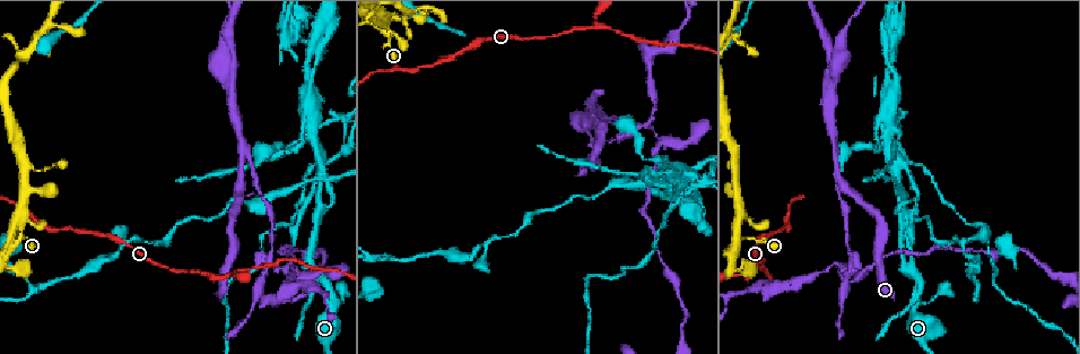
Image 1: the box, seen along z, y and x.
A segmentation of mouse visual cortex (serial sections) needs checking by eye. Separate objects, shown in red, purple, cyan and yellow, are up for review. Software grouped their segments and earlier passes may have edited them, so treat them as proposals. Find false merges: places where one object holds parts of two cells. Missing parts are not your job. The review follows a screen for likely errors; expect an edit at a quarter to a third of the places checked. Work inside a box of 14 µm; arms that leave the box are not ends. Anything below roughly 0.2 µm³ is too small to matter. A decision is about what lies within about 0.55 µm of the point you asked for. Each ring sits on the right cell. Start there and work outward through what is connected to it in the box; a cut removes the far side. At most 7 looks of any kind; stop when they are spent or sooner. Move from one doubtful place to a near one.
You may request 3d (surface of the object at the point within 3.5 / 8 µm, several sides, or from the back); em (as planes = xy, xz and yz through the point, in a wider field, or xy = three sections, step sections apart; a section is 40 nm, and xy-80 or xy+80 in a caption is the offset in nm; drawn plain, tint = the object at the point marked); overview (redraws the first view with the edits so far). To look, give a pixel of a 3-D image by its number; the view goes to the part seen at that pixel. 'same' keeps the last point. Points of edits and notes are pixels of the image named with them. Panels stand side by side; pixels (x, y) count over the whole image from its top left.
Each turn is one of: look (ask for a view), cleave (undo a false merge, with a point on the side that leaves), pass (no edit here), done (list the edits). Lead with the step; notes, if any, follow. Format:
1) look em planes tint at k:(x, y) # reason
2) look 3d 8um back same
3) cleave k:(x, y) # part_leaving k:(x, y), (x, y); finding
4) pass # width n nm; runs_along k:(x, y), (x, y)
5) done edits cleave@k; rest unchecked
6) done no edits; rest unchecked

look 3d 3.5um back at 1:(742, 239)

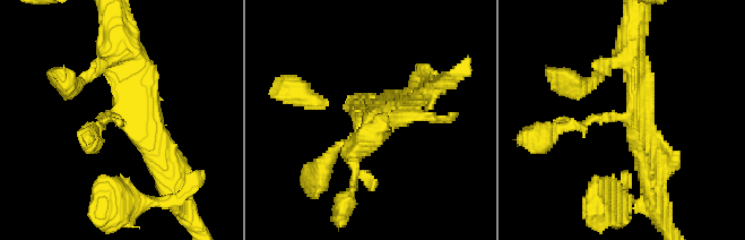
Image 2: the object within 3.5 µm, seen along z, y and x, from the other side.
look em xy step 2 tint at 2:(375, 112)

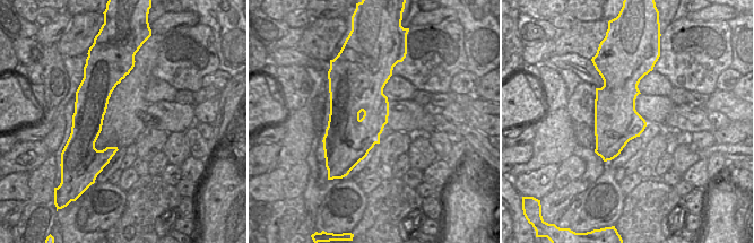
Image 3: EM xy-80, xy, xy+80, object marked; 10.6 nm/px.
pass # width 600 nm; runs_along 3:(124, 69), (89, 107), (89, 149), (102, 162); continuous, no second cell

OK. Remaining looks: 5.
look 3d 3.5um at 1:(309, 253) # calibre changes

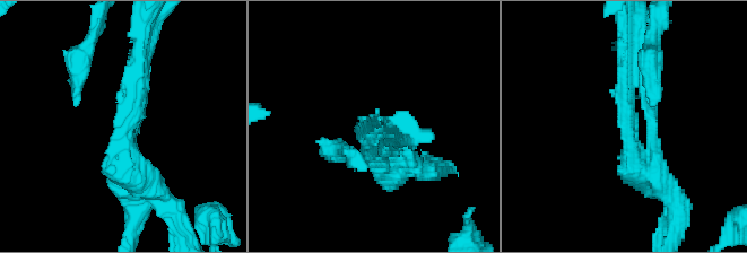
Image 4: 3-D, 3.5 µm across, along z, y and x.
look em xy step 5 plain at 4:(624, 124)

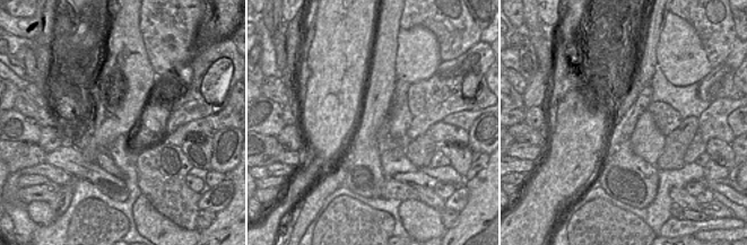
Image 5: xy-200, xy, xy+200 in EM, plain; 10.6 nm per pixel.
look em xy step 5 tint same

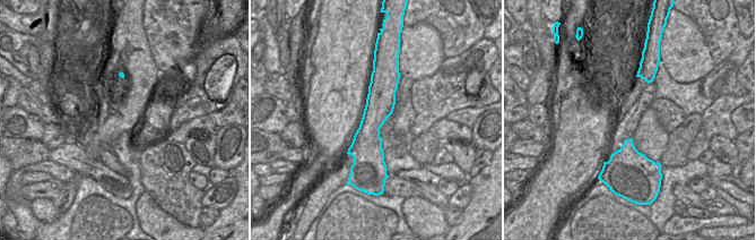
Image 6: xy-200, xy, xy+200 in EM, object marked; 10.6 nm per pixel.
cleave 4:(682, 234) # width 320 nm; a second cell is stuck on

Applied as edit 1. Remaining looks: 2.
done edits cleave@4; rest unchecked

